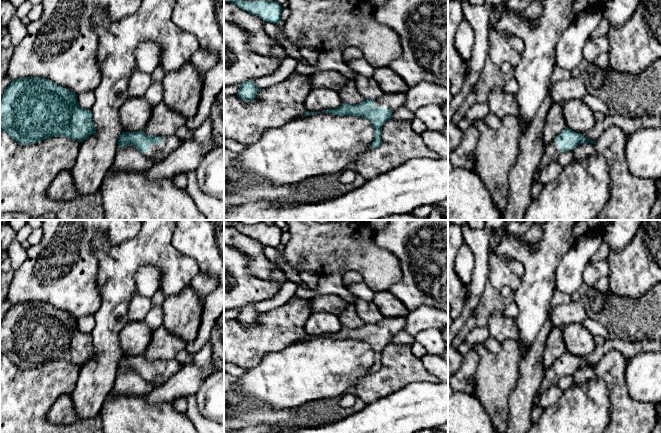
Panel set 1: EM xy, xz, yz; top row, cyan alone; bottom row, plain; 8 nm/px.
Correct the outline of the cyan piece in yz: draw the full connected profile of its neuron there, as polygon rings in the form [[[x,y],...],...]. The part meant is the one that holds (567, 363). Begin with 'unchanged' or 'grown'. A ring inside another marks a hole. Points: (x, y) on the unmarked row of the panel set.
grown | [[[565,352],[555,363],[545,370],[541,388],[543,390],[554,386],[562,376],[571,375],[582,367],[594,368],[595,365],[585,362],[581,357]]]

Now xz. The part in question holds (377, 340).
grown | [[[394,317],[383,319],[378,323],[365,323],[357,329],[341,328],[336,333],[327,333],[321,336],[337,340],[359,340],[370,345],[374,352],[374,364],[371,367],[372,373],[378,372],[381,367],[381,355],[384,347],[391,343],[391,338],[403,330],[406,324],[406,317]]]

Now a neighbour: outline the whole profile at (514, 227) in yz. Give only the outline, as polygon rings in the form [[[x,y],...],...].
[[[485,220],[484,228],[500,229],[503,227],[506,233],[522,236],[532,225],[542,225],[546,221],[547,220],[523,220],[519,222],[516,220]]]

